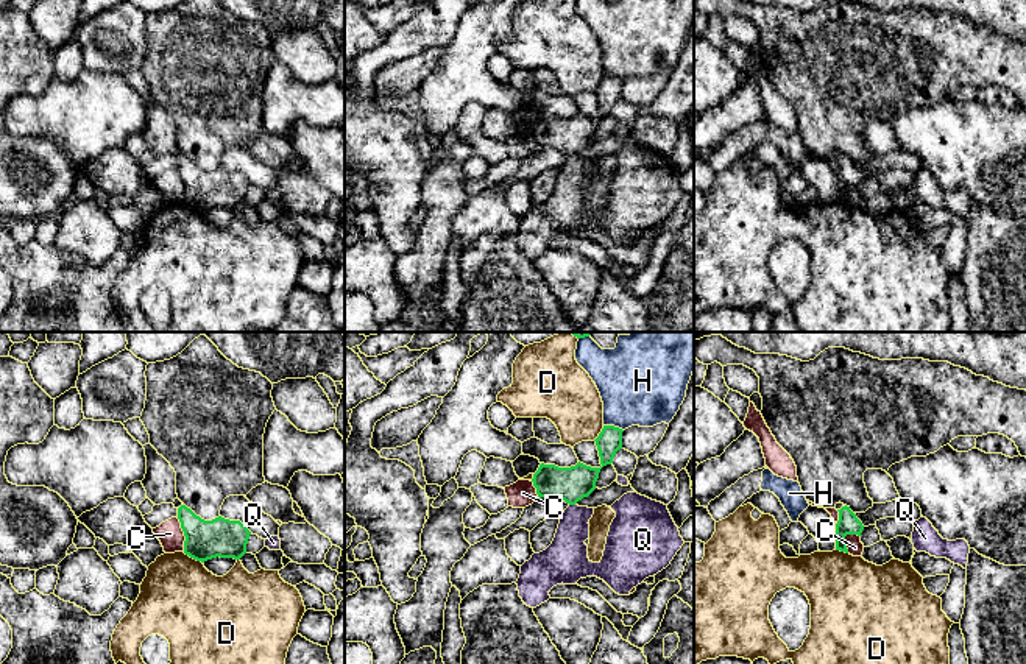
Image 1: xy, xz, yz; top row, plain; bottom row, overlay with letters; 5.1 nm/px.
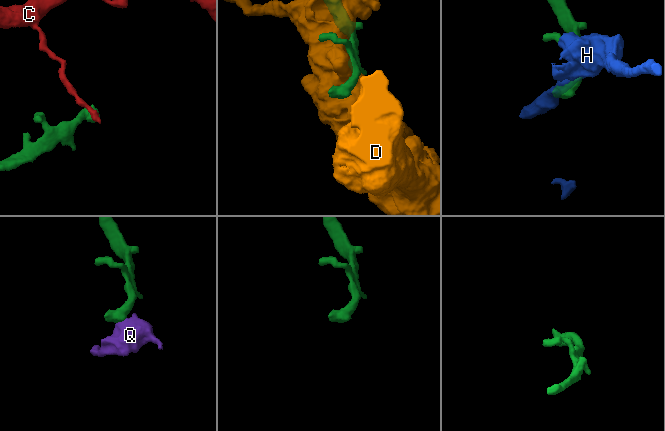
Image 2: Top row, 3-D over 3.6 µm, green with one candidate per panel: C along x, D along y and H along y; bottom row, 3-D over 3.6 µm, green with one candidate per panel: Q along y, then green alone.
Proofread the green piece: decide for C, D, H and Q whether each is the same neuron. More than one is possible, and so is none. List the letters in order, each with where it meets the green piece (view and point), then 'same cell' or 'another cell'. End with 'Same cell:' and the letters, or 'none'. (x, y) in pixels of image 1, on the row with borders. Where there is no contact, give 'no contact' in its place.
C: xy (184, 533) | another cell
D: xy (192, 557) | another cell
H: xz (613, 426) | another cell
Q: xz (573, 504) | same cell
Same cell: Q

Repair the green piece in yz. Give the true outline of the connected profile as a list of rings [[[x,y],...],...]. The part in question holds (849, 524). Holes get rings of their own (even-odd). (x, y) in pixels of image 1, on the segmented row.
[[[845,505],[837,511],[839,511],[839,521],[836,524],[836,550],[848,553],[845,536],[847,535],[861,536],[864,525],[850,510],[850,507]]]

